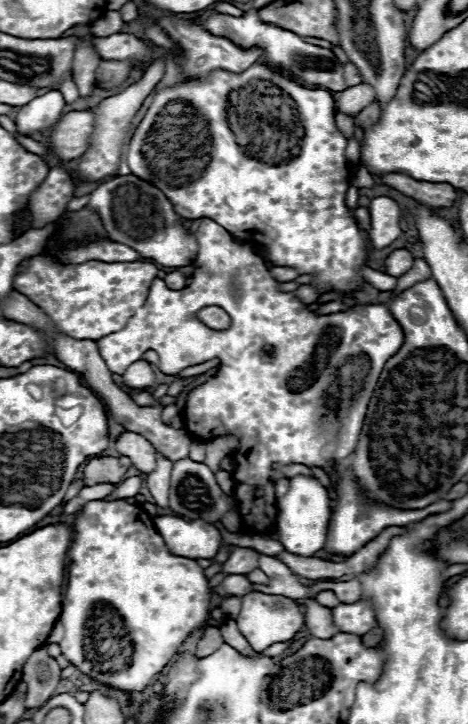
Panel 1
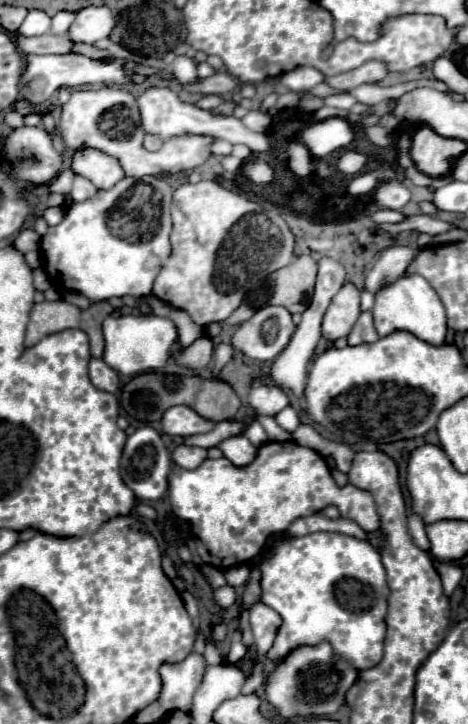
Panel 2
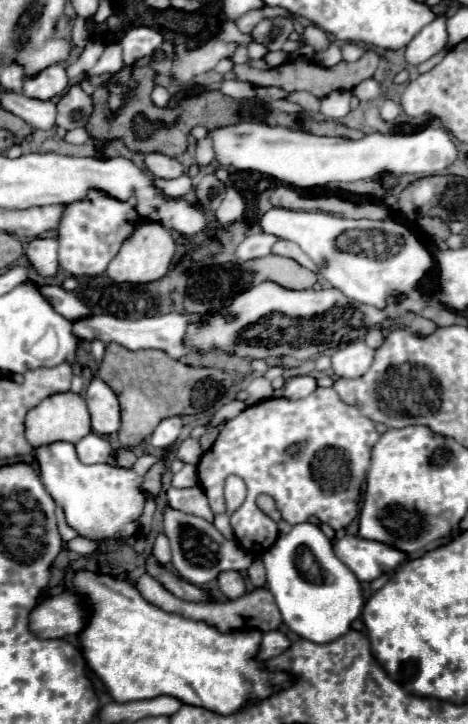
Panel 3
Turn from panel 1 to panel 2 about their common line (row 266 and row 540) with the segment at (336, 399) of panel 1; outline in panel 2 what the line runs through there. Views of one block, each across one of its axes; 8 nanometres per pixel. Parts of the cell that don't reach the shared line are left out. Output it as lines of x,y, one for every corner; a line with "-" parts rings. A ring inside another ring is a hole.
294,440
262,444
258,448
256,458
248,466
242,466
242,468
234,466
224,456
216,458
216,460
206,458
196,470
186,470
180,466
174,466
168,482
172,512
190,524
190,532
194,536
200,560
218,570
226,570
226,568
252,560
254,556
258,556
262,552
262,548
266,546
270,536
284,532
296,518
312,516
330,504
338,506
341,517
353,520
366,532
375,532
380,528
380,518
372,496
364,490
354,488
352,484
338,488
328,470
326,460
316,450
294,444

